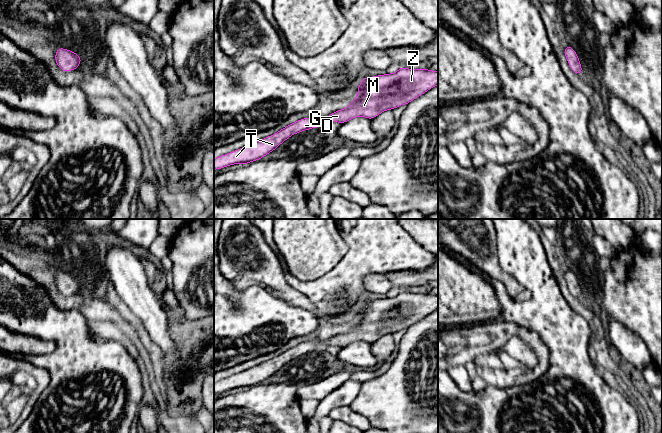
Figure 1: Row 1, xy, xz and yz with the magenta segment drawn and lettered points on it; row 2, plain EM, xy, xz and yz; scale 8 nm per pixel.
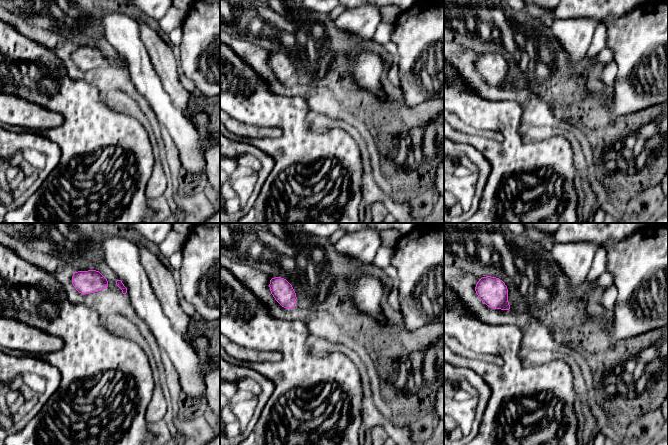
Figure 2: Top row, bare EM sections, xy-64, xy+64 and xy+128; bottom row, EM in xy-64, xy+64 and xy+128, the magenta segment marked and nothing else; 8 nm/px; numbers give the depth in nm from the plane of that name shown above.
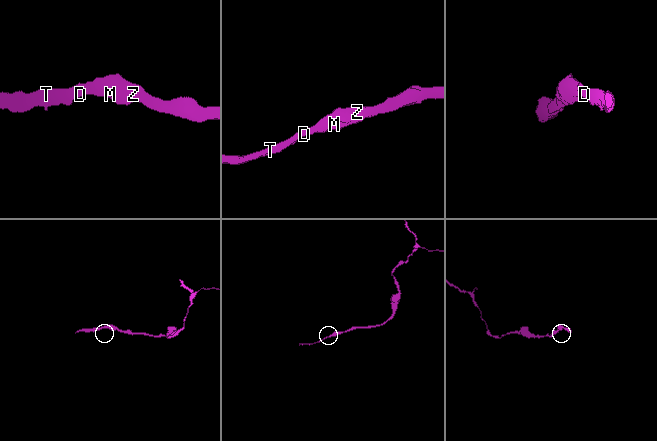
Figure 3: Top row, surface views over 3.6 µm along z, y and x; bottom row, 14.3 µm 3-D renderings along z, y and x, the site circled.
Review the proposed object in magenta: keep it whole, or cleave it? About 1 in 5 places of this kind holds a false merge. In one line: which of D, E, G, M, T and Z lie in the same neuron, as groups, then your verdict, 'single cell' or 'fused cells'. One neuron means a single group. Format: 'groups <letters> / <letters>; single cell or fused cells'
groups D E G M T Z; single cell

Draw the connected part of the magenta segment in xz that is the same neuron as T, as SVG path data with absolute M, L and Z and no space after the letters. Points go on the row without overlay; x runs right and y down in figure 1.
M399 292L395 297L364 301L355 323L345 333L325 342L307 341L287 349L271 360L214 382L214 394L235 388L248 388L274 375L292 359L323 350L325 346L345 347L355 341L370 344L384 335L407 329L438 309L438 295Z

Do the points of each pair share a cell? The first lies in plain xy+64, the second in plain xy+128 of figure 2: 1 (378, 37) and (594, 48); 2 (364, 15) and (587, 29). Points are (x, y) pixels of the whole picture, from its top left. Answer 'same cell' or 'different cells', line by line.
1: same cell
2: same cell

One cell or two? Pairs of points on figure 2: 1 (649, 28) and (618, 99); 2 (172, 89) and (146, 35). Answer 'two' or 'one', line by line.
1: one
2: one

